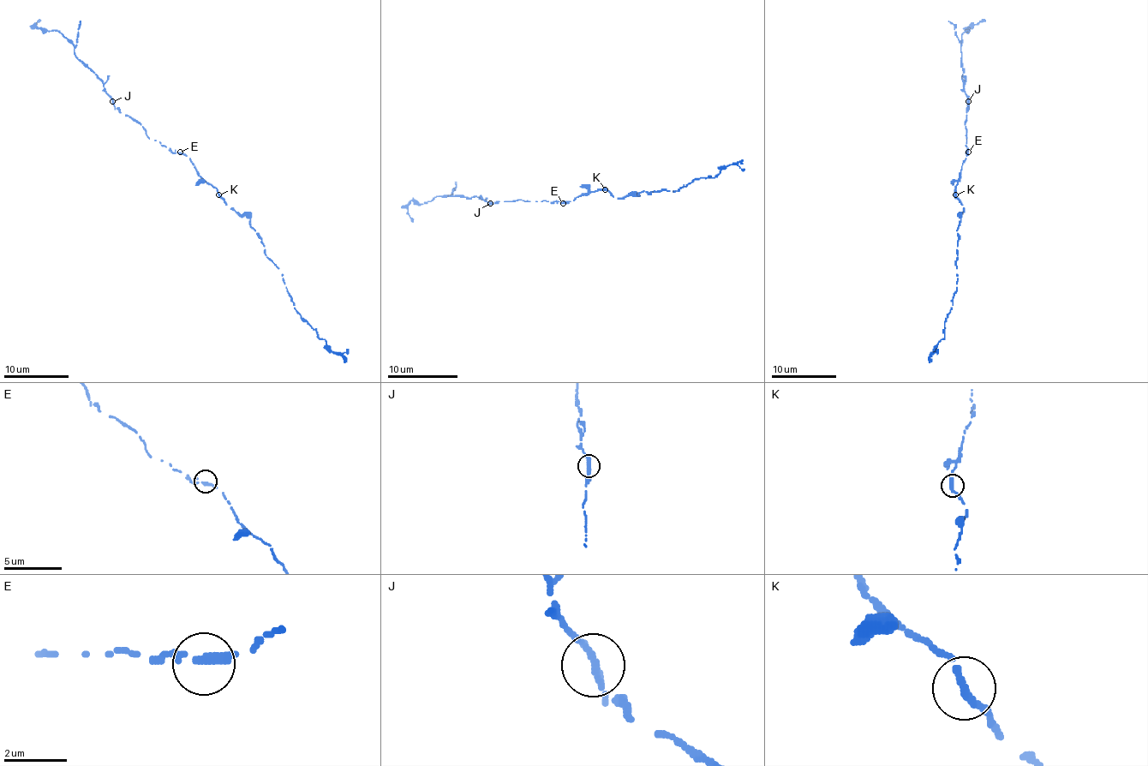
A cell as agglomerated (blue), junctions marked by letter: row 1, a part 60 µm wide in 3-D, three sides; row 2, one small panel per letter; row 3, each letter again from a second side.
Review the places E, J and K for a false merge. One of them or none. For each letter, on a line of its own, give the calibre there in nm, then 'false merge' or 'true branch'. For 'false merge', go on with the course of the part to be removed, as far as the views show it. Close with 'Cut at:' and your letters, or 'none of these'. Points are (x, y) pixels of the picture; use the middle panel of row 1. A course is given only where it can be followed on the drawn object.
E: 360 nm thick; true branch
J: 280 nm thick; true branch
K: 240 nm thick; true branch
Cut at: none of these

